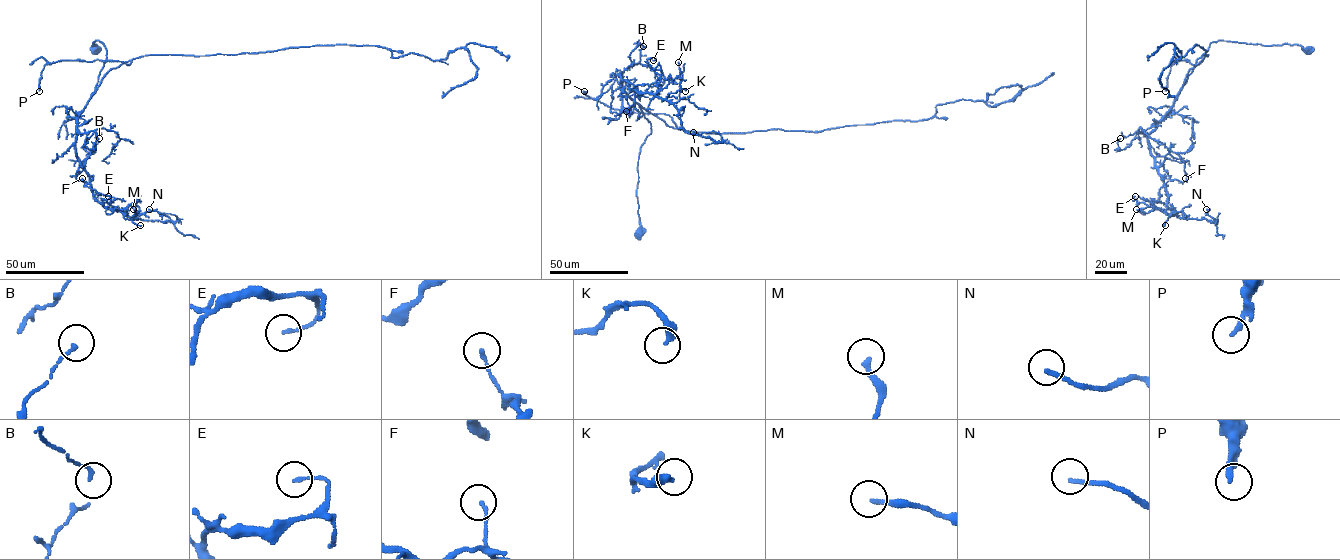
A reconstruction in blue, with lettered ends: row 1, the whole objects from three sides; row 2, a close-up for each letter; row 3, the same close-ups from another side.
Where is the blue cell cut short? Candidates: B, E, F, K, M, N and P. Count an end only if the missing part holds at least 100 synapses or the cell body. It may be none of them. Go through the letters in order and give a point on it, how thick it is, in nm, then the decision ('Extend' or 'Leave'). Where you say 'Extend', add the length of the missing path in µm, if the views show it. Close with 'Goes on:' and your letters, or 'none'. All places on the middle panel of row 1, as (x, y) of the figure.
B: Place: (643, 46). Thickness 140 nm. Leave
E: Place: (653, 60). Thickness 140 nm. Leave
F: Place: (626, 111). Thickness 130 nm. Leave
K: Place: (685, 91). Thickness 360 nm. Leave
M: Place: (678, 62). Thickness 190 nm. Leave
N: Place: (693, 132). Thickness 170 nm. Leave
P: Place: (584, 91). Thickness 220 nm. Leave
Goes on: none

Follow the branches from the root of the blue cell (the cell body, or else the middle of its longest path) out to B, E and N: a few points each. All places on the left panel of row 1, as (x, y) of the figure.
B: (94, 50), (93, 42), (101, 42), (107, 57), (78, 117), (77, 133), (87, 133), (89, 149), (99, 138)
E: (94, 50), (101, 42), (107, 57), (78, 118), (76, 155), (93, 196), (114, 210), (102, 201), (108, 196)
N: (94, 50), (101, 42), (107, 57), (78, 118), (76, 156), (104, 206), (177, 219), (149, 209)

